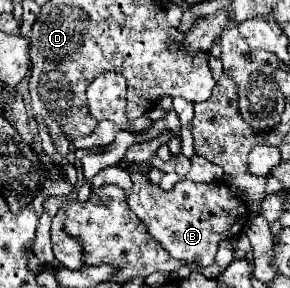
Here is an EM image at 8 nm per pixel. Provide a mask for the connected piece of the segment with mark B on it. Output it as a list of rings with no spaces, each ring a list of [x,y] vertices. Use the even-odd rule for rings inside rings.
[[[131,174],[133,188],[127,192],[127,204],[139,218],[143,218],[151,230],[151,236],[163,244],[163,248],[177,260],[185,260],[197,266],[211,266],[217,254],[219,242],[237,236],[247,218],[247,206],[233,198],[233,192],[223,182],[213,184],[177,184],[171,192],[159,190],[159,186],[147,180],[147,174]],[[147,204],[153,204],[147,214]],[[159,208],[159,216],[155,210]]]

